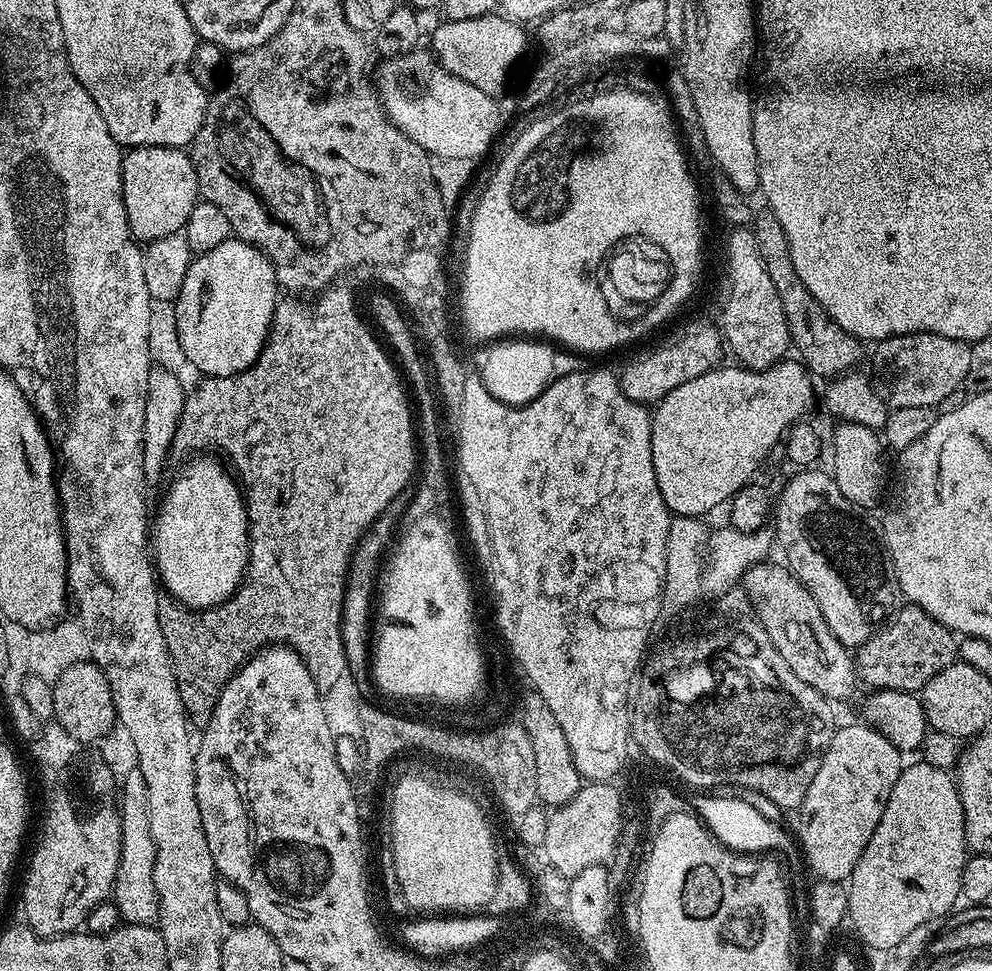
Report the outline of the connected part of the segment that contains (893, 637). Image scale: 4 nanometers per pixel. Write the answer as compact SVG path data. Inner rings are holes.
M908 604L891 617L887 626L881 627L866 643L855 649L854 659L857 677L863 683L865 680L869 689L919 693L934 674L957 663L958 640L950 629L930 618L926 610L916 604Z

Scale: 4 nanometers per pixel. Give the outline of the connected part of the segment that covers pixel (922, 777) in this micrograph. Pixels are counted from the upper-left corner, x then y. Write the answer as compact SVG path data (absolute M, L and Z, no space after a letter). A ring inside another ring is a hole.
M916 762L903 769L898 778L898 782L894 782L894 790L890 790L890 798L886 798L886 806L882 810L882 818L878 822L878 826L874 826L874 834L870 834L870 842L866 842L866 850L862 850L862 858L858 858L858 866L854 866L854 870L848 876L846 887L848 890L848 914L847 919L852 920L852 924L856 927L856 936L862 943L869 943L878 946L881 950L896 946L898 942L905 938L906 934L916 933L918 926L922 923L931 925L936 922L939 916L944 916L952 907L955 906L956 900L961 899L960 883L962 882L962 870L964 863L968 861L970 849L966 842L966 830L964 829L964 811L962 810L962 798L960 792L956 788L956 782L953 773L946 768L939 768L923 762Z

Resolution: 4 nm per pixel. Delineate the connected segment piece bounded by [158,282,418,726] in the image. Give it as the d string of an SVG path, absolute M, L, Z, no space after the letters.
M339 282L328 285L315 297L313 304L307 304L304 298L284 298L277 303L272 315L272 329L268 332L268 343L261 350L251 368L233 376L204 376L196 389L189 391L184 397L182 418L178 422L178 430L174 434L171 455L188 456L193 454L220 454L225 452L232 459L231 467L238 473L239 483L244 494L244 507L248 509L248 568L236 594L226 603L216 608L193 610L177 604L171 596L160 596L158 606L158 622L162 626L162 638L166 638L166 650L170 654L170 662L174 670L174 678L178 682L178 694L182 698L182 706L188 713L193 725L203 726L212 716L214 706L218 702L218 694L226 686L226 682L245 664L254 653L269 646L291 646L299 652L310 670L310 678L314 678L317 688L325 690L336 684L337 680L347 673L350 663L344 657L343 642L340 641L337 629L343 622L344 589L347 586L349 561L352 552L364 536L364 532L375 522L380 514L389 506L404 488L413 483L414 473L418 468L418 440L414 435L412 420L414 412L410 407L409 397L402 382L401 373L394 363L393 357L386 351L385 345L372 337L373 329L360 321L360 312L356 309L354 285L350 282Z

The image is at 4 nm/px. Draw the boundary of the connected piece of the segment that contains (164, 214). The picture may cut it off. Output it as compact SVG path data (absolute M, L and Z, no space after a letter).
M158 146L134 148L125 155L122 190L128 225L132 235L140 242L166 238L166 234L181 231L200 196L196 167L192 165L191 155L183 148Z

